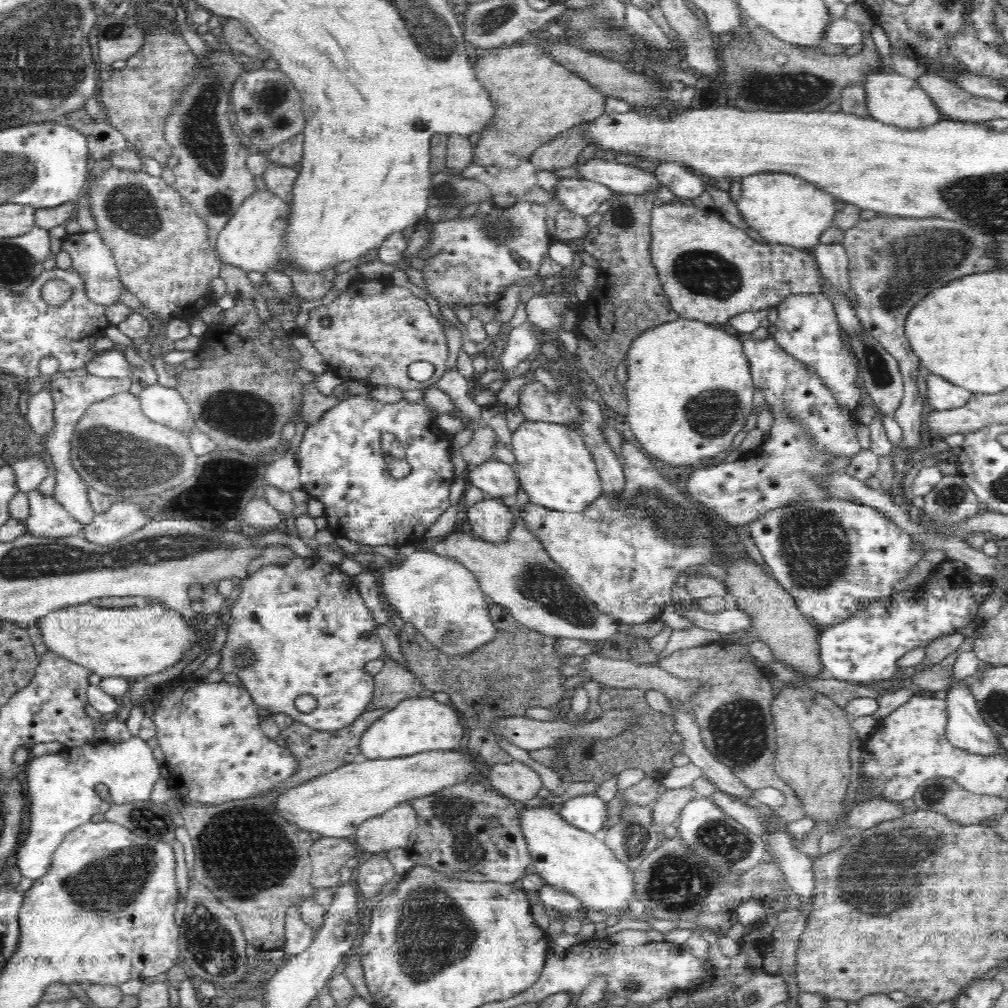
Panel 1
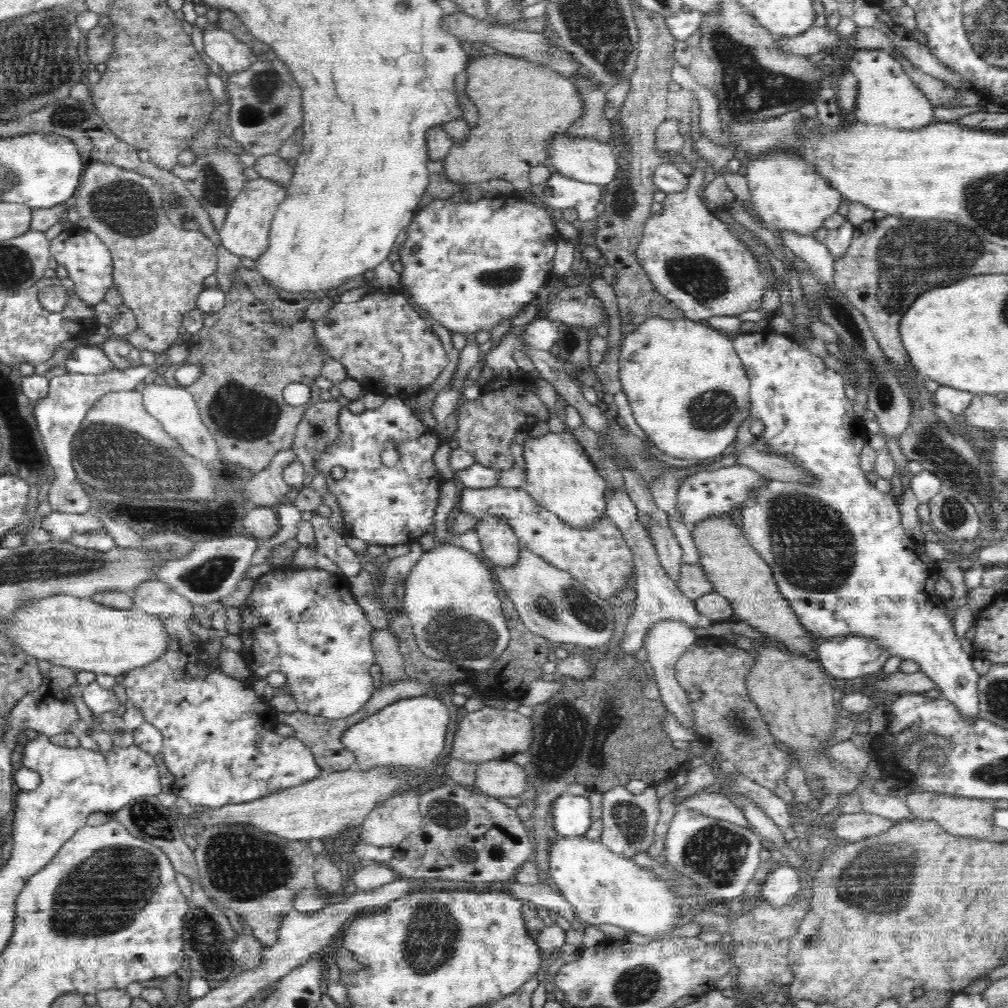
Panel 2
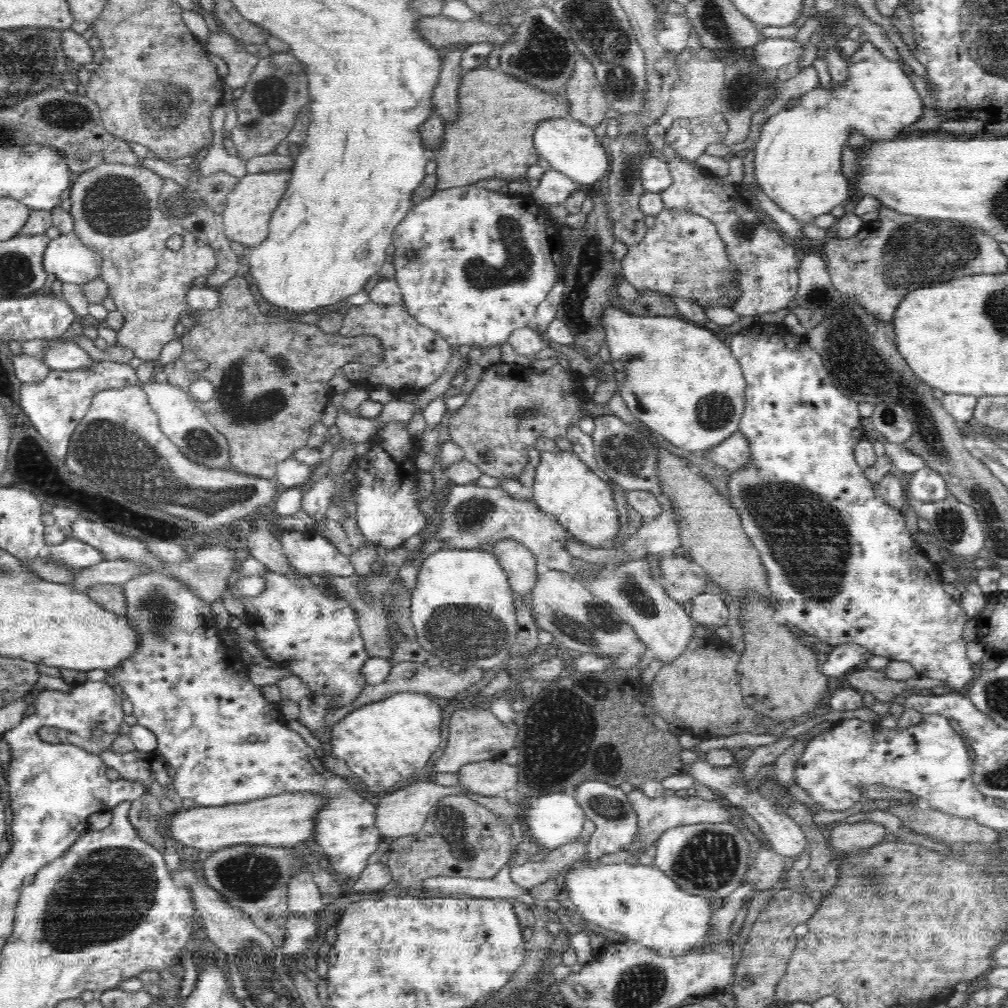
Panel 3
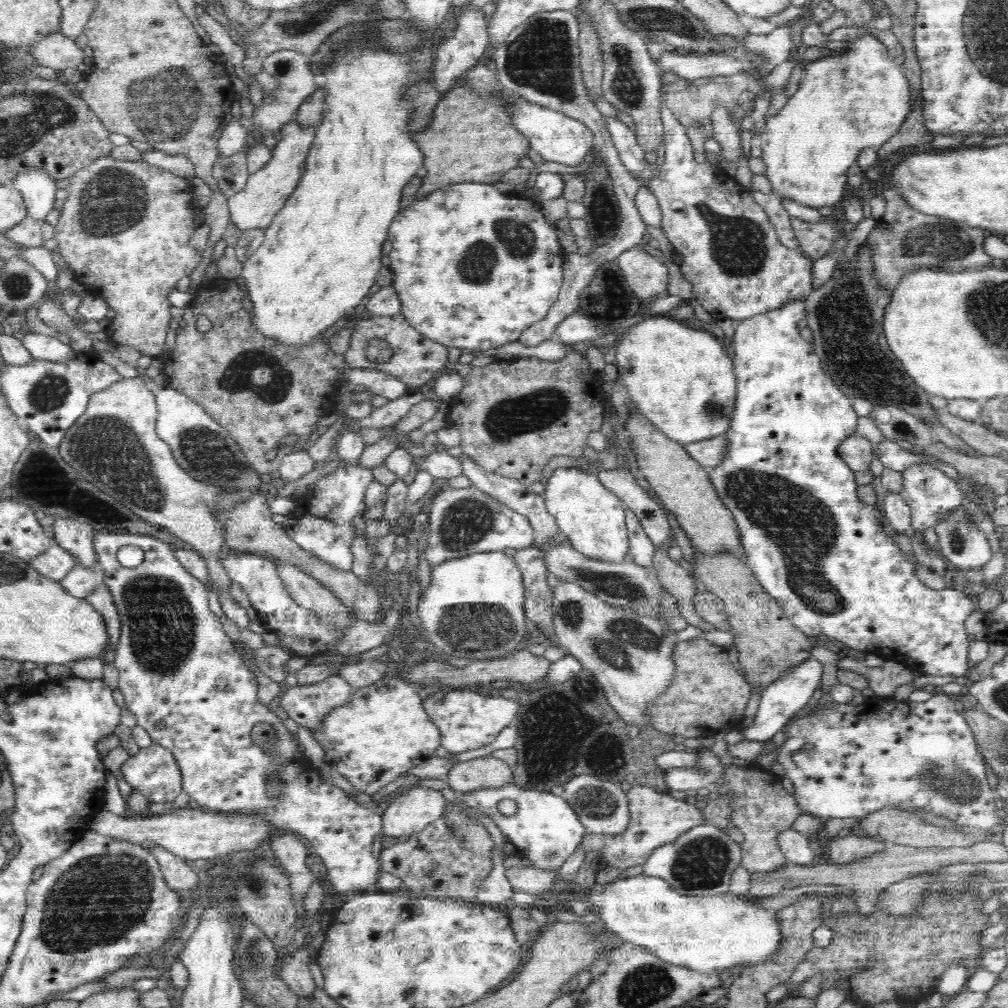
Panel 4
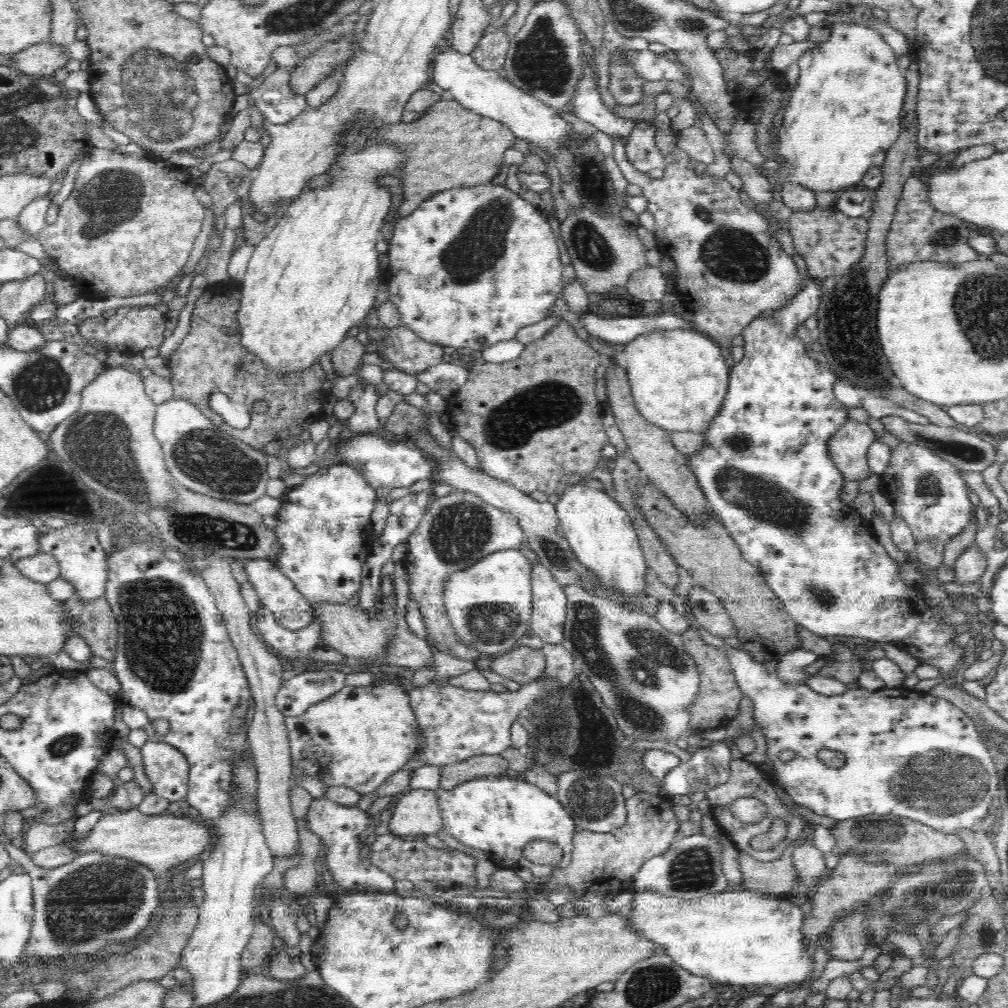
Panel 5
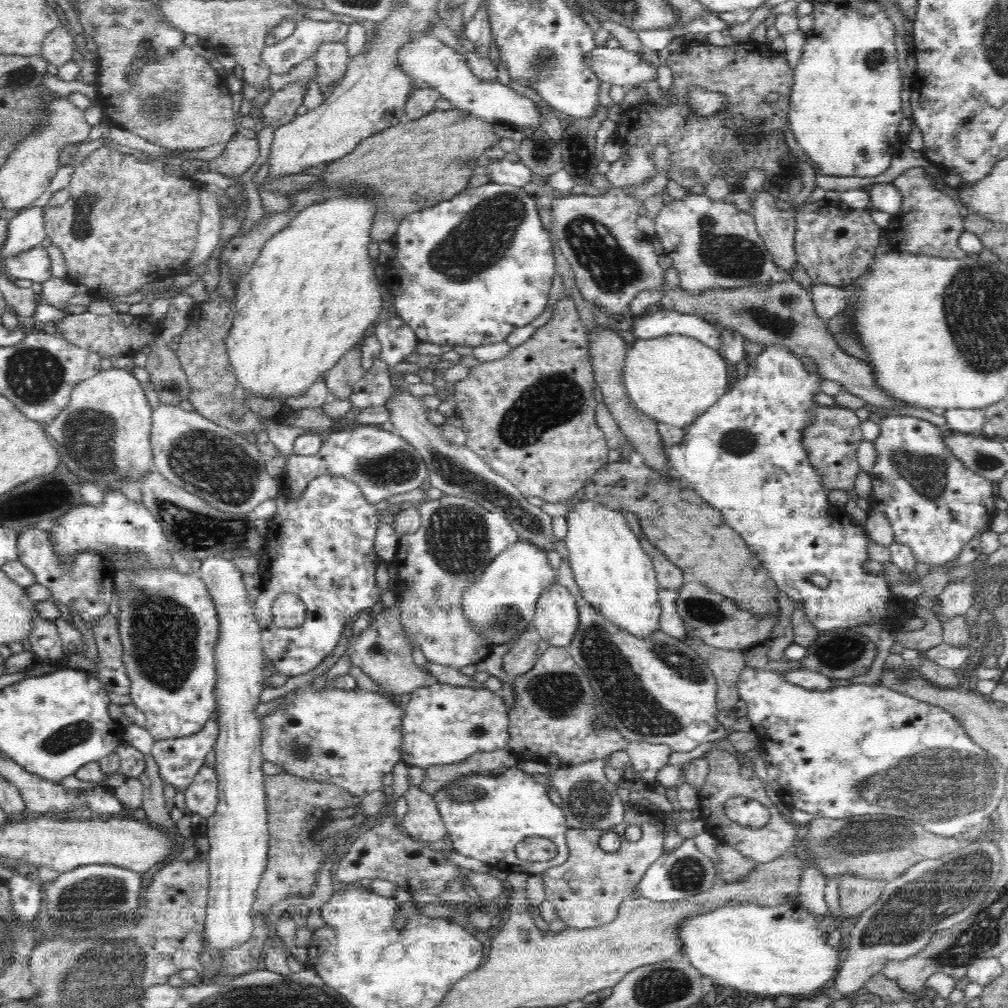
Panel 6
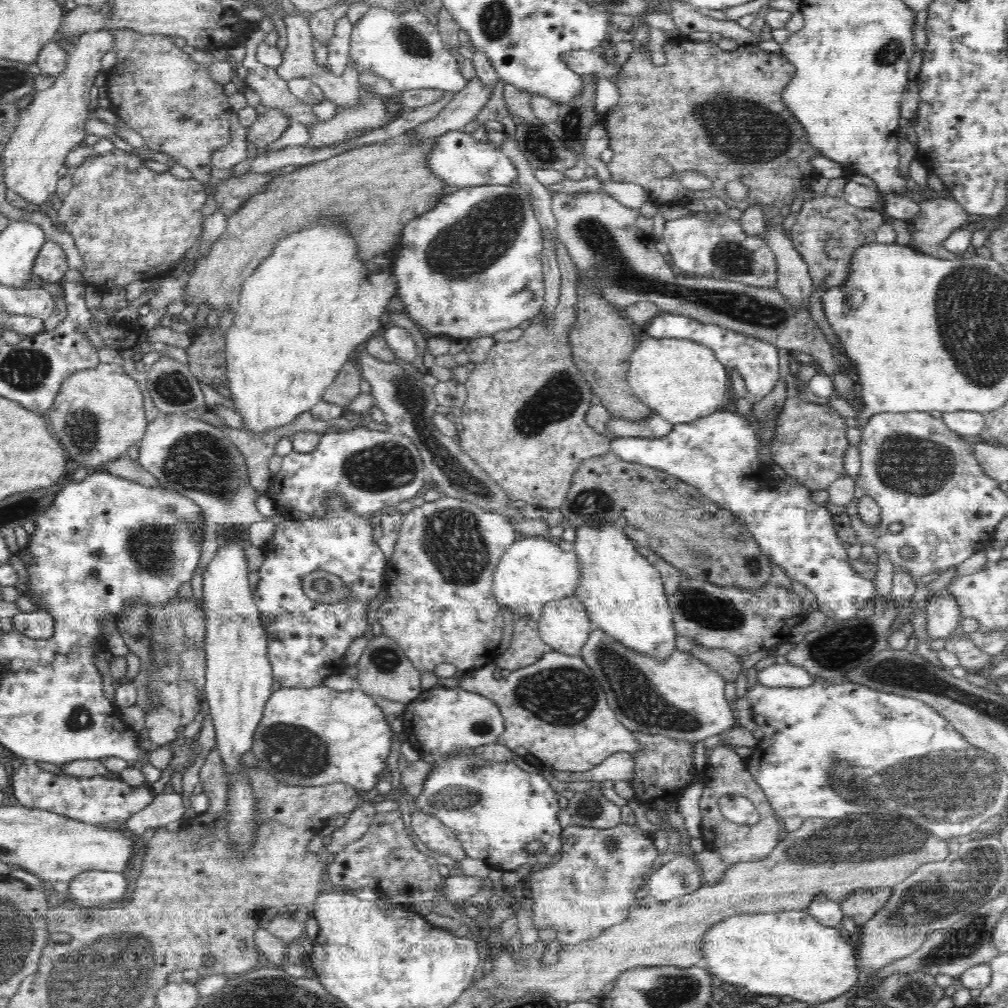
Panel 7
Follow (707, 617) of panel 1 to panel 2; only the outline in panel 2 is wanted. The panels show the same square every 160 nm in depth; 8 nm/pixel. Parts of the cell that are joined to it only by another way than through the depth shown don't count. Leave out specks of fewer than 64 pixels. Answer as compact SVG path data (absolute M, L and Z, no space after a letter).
M617 489L606 496L607 516L622 531L623 539L632 551L634 579L637 583L634 610L626 625L624 636L618 643L619 655L628 656L628 654L635 654L642 648L643 636L655 622L674 619L694 626L701 614L696 610L695 603L683 595L675 582L668 577L664 567L660 565L649 532L638 521L638 510L626 490Z

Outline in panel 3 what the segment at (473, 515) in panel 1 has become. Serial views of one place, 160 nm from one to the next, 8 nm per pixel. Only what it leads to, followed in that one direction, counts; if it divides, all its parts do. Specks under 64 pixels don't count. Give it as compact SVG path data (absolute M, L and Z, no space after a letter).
M500 540L491 544L498 563L504 567L515 595L528 599L537 584L539 566L530 549L516 540Z

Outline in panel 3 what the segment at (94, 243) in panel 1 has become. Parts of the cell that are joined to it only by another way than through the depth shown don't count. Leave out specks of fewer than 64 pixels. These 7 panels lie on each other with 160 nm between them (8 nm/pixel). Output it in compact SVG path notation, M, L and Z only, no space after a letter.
M72 231L50 240L43 254L43 267L62 283L81 285L99 277L101 260L99 254L80 243Z

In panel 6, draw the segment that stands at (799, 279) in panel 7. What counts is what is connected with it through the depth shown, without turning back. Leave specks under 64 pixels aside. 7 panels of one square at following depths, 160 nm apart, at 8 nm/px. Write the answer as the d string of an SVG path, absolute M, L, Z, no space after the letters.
M762 187L755 196L750 212L773 263L791 274L799 263L795 253L795 211L779 210L775 202L776 196L770 195L770 190L768 193L768 189L765 191Z

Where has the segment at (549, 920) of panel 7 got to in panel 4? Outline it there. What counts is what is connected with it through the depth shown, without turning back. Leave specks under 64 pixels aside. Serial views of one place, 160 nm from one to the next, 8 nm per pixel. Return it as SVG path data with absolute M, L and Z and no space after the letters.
M636 785L627 792L627 801L629 802L630 822L628 828L617 835L605 835L603 838L599 834L586 833L580 841L579 848L582 852L597 852L597 862L600 867L613 866L618 870L626 870L632 866L640 866L646 862L650 853L658 846L676 840L681 833L693 828L693 826L703 824L704 817L702 810L698 809L694 804L687 803L686 800L678 800L665 792L655 791L652 787Z

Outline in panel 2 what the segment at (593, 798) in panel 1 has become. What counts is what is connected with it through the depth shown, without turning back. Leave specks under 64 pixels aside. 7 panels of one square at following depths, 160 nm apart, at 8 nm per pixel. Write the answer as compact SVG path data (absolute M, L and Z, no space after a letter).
M565 792L552 803L552 826L560 836L583 836L590 825L590 801Z

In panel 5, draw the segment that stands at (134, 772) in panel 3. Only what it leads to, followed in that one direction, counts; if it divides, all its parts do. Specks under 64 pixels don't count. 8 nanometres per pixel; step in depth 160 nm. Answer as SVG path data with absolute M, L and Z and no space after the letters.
M149 740L140 750L144 773L152 783L154 794L170 803L186 798L190 774L188 757L178 747L162 741Z

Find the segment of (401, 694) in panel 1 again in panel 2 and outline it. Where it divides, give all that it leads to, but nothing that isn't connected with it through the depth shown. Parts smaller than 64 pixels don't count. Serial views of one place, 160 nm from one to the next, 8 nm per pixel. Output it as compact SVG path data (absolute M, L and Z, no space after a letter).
M373 629L371 632L371 647L375 654L374 662L382 671L382 685L409 679L410 676L404 672L404 659L399 651L397 638L389 629Z

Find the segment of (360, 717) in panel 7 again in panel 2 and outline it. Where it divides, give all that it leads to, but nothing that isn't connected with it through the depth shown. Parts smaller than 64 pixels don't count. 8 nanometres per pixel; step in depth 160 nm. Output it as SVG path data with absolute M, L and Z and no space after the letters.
M439 695L403 698L353 724L350 730L342 734L341 746L354 754L355 768L359 770L372 770L378 766L393 770L427 769L444 750L448 724L450 710L446 698Z

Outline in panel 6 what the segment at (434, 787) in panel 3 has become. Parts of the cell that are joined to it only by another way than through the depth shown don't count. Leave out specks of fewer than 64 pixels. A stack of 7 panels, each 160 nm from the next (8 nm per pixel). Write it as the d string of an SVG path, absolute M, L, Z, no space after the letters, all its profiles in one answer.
M409 783L405 794L407 813L401 822L403 830L421 842L443 840L447 834L439 808L432 794Z

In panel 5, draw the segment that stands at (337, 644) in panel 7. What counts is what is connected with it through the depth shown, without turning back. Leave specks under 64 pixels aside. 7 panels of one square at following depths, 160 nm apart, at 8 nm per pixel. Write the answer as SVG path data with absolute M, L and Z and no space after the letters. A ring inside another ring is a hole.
M334 465L330 467L320 466L320 470L315 474L309 476L307 480L304 480L300 486L294 486L288 493L286 493L281 498L282 508L278 510L276 517L273 522L276 525L275 533L277 536L277 541L282 545L282 550L277 558L274 560L277 569L287 576L291 582L296 586L298 592L300 592L304 599L308 603L318 604L318 603L332 603L332 604L356 604L359 591L361 590L362 579L362 568L367 562L368 554L370 554L370 537L371 537L371 517L374 508L376 507L376 489L372 489L364 477L358 473L355 469L346 465ZM260 604L253 614L254 634L265 643L267 648L278 657L294 662L299 668L300 662L310 659L310 652L323 648L322 625L315 616L310 625L302 630L291 631L278 626L274 613Z

